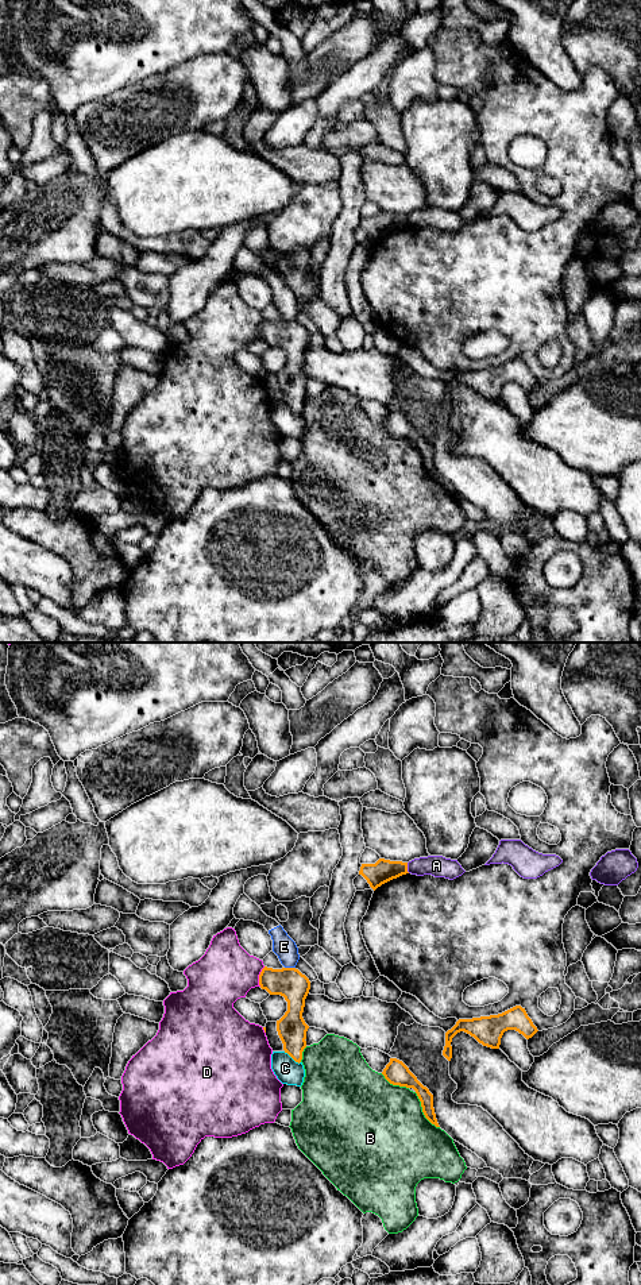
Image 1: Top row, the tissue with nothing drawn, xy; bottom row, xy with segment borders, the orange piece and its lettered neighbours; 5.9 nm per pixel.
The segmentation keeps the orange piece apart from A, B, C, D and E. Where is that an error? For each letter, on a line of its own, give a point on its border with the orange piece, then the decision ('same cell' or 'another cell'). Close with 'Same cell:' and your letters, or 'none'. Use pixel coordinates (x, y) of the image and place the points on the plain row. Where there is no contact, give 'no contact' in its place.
A: contact xy (406, 220); another cell
B: contact xy (423, 463); another cell
C: contact xy (292, 409); another cell
D: contact xy (259, 328); another cell
E: contact xy (290, 320); another cell
Same cell: none

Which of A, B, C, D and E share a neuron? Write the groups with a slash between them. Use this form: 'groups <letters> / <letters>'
groups A / B / C / D / E

